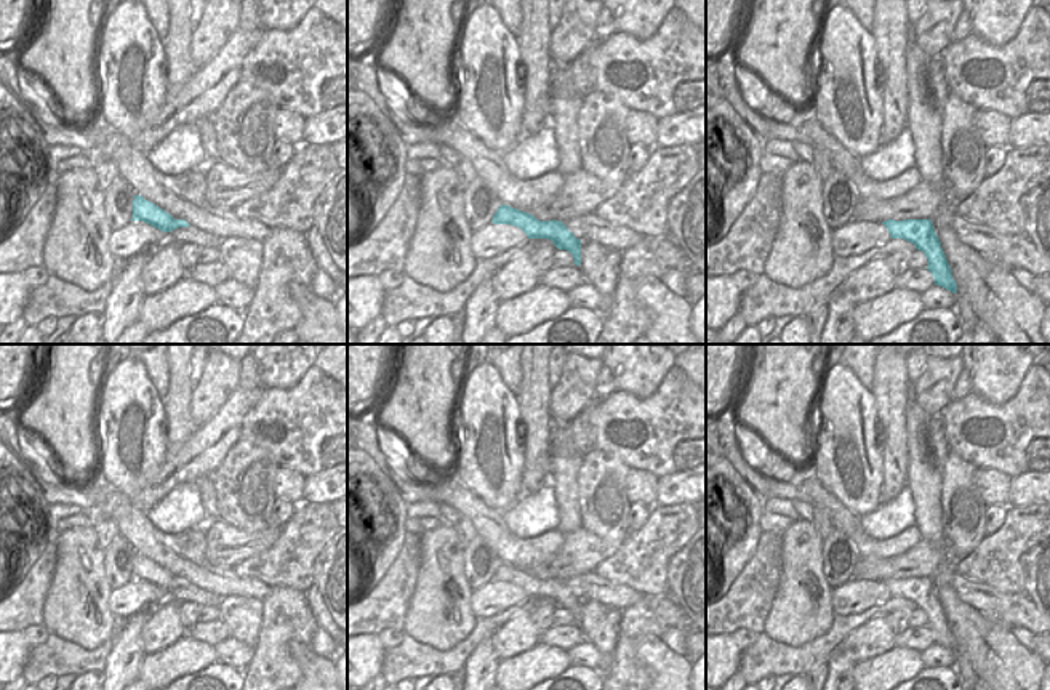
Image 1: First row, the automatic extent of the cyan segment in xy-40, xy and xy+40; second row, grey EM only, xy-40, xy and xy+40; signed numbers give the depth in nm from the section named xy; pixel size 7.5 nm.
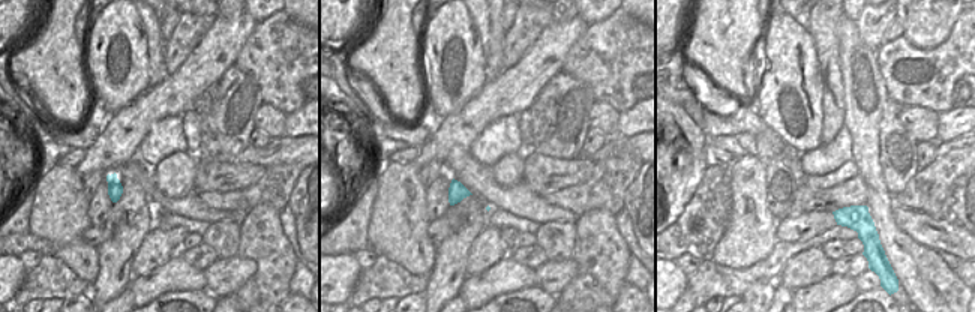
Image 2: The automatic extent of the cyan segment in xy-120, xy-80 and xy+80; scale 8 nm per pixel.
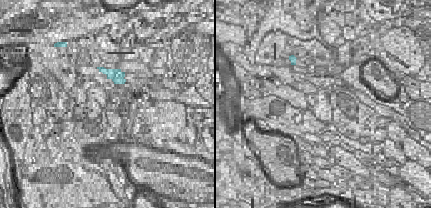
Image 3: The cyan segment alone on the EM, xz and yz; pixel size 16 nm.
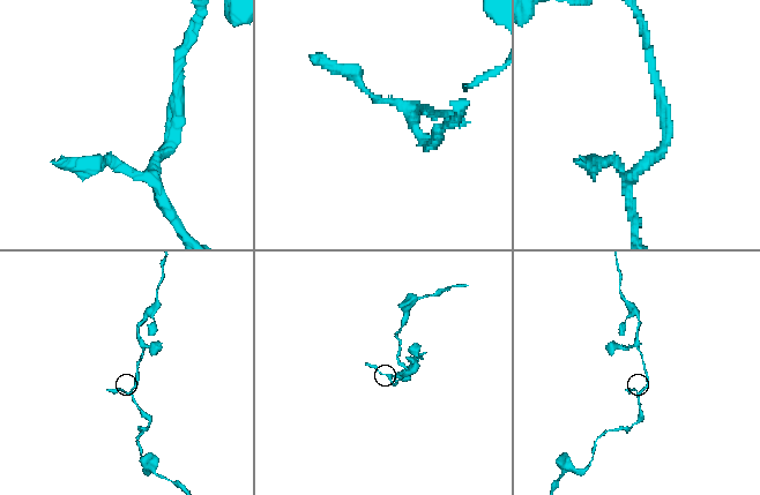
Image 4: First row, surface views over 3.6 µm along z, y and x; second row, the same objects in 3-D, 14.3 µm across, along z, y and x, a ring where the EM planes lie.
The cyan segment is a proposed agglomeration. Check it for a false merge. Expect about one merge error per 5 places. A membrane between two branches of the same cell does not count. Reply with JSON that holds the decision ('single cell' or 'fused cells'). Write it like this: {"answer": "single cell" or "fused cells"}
{"answer": "single cell"}

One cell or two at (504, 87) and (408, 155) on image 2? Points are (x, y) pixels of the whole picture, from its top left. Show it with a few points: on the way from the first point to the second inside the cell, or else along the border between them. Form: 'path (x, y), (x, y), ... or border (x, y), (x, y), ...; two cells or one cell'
border (419, 147), (419, 155), (414, 161); two cells

